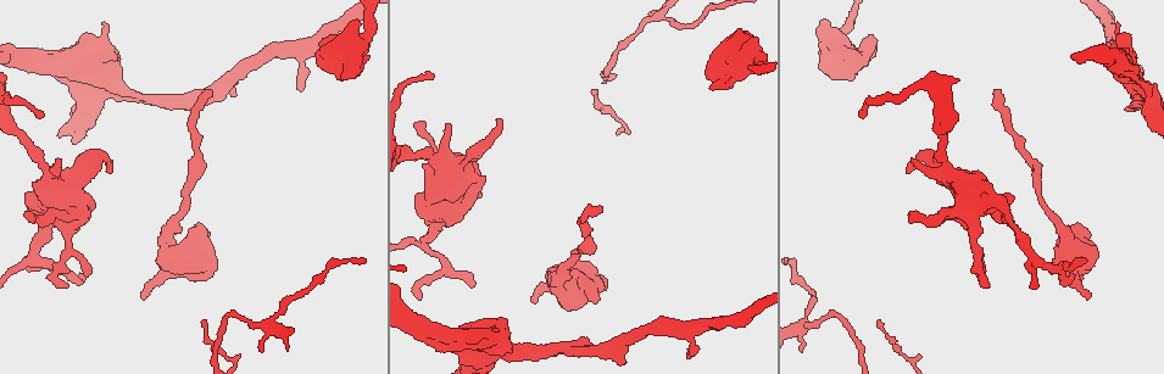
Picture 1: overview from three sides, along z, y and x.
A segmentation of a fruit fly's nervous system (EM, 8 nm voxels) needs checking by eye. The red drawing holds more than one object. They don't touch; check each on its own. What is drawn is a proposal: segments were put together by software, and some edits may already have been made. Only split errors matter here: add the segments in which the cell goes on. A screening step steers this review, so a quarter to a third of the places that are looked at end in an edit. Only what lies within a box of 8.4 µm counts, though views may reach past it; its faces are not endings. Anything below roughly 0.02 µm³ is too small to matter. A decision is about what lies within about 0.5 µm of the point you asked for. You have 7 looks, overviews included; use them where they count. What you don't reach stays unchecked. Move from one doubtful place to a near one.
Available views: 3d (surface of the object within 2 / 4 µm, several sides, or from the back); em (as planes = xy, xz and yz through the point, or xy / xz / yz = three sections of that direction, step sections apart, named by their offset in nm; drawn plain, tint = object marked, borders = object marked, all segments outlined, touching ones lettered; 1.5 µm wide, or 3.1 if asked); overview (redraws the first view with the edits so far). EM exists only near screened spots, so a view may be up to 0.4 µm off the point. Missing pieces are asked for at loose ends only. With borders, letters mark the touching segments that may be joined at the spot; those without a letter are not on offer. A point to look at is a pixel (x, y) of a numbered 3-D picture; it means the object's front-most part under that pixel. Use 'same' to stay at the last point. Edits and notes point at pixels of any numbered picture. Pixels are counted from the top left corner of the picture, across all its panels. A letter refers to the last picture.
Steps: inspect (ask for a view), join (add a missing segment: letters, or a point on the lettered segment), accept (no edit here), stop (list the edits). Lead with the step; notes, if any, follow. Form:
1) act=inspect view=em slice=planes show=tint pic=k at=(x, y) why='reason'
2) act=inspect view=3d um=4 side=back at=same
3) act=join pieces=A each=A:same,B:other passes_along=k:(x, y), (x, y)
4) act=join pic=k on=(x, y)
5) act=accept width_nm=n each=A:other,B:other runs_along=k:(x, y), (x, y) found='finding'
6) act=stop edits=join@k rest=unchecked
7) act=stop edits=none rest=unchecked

act=inspect view=em slice=planes show=borders pic=1 at=(299, 88) why='branch stops here'

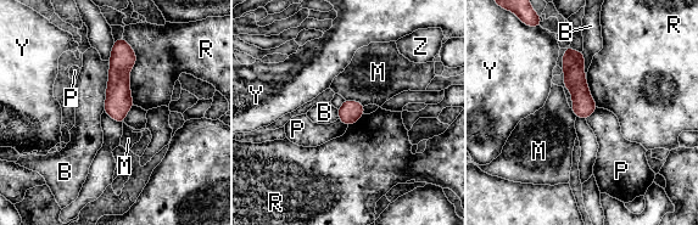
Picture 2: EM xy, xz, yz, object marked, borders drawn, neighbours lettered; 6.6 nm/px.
act=accept width_nm=150 each=B:other,M:other,P:other,R:other,Y:other,Z:other found='no lettered segment goes on from it'

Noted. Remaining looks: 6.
act=inspect view=em slice=yz step=4 show=borders pic=1 at=(1072, 276) why='thin end'

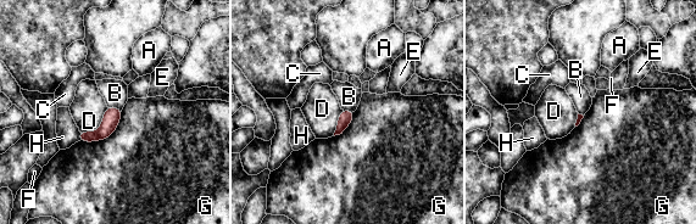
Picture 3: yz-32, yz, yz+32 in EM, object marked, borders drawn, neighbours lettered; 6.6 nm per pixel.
act=accept each=A:other,B:other,C:other,D:other,E:other,F:other,G:other,H:other runs_along=3:(117, 112), (96, 135), (82, 138) found='none of them fits'

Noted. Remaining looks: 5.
act=inspect view=3d um=2 side=back pic=1 at=(25, 213) why='thin end'

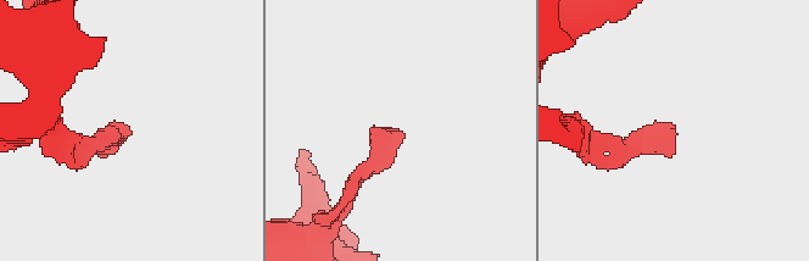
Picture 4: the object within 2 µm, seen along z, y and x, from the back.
act=inspect view=em slice=xz step=8 show=borders pic=4 at=(668, 134)

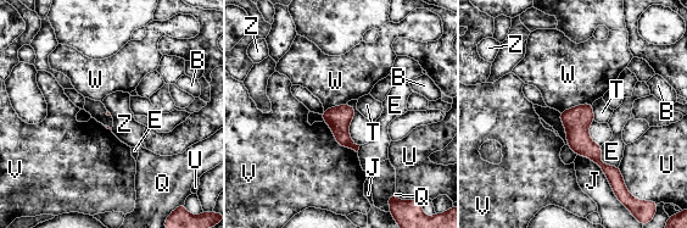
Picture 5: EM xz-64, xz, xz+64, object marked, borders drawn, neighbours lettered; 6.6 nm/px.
act=accept each=B:other,E:other,J:other,Q:other,T:other,U:other,V:other,W:other,Z:other found='no lettered segment goes on from it'

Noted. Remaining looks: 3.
act=stop edits=none rest=unchecked

